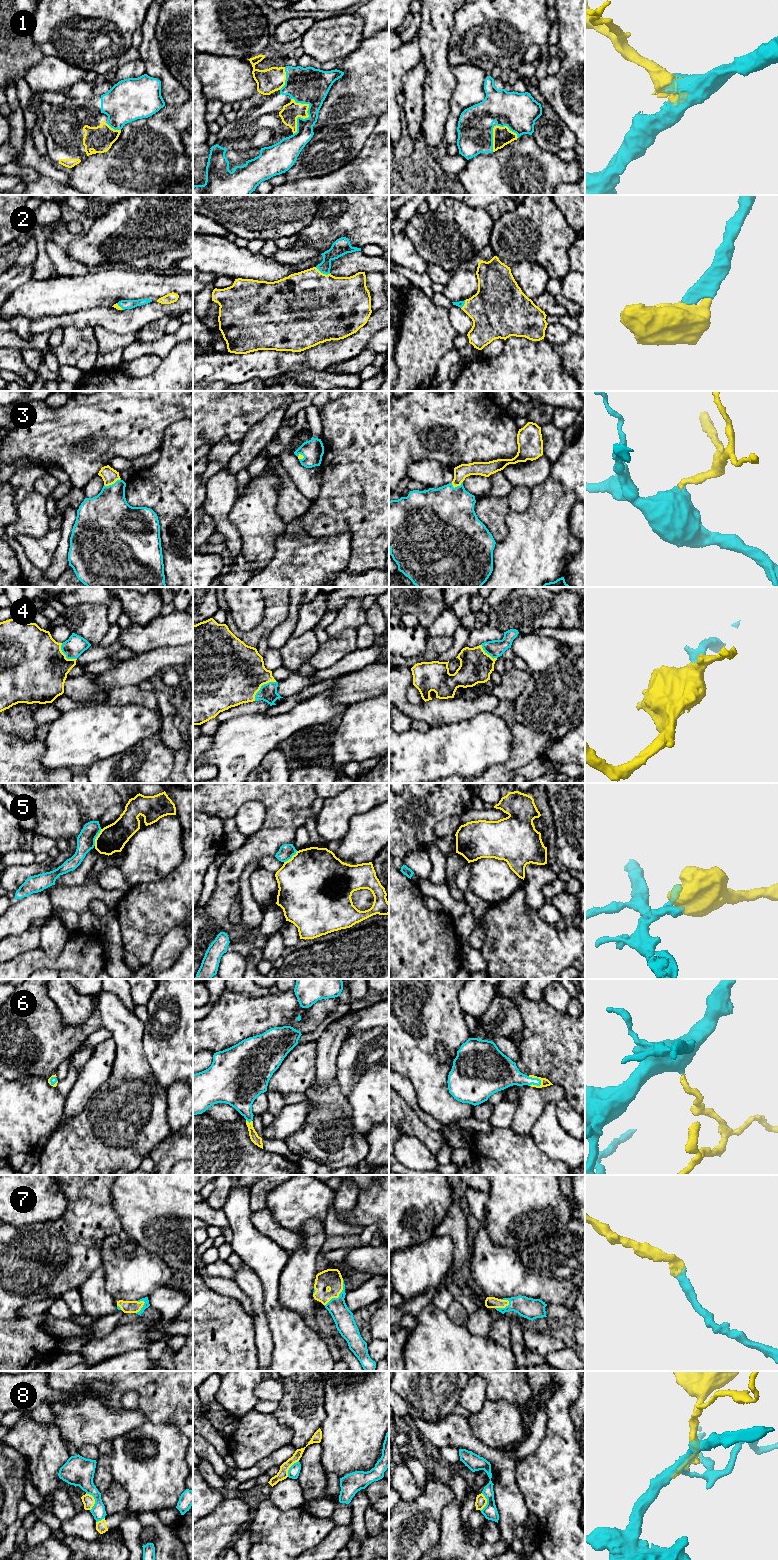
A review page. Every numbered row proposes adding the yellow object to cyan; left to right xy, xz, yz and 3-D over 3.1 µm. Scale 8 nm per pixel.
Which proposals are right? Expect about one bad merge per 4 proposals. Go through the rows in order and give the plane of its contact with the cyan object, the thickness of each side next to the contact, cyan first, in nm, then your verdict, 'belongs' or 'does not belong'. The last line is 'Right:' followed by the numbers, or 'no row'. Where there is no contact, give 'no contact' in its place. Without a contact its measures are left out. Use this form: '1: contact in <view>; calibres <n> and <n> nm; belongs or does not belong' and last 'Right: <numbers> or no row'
1: contact in xz; calibres 300 and 140 nm; belongs
2: contact in xz; calibres 140 and 500 nm; belongs
3: contact in xy; calibres 360 and 120 nm; belongs
4: contact in xz; calibres 140 and 480 nm; belongs
5: contact in xy; calibres 140 and 220 nm; does not belong
6: contact in yz; calibres 200 and 70 nm; belongs
7: contact in xz; calibres 160 and 160 nm; belongs
8: contact in xy; calibres 220 and 100 nm; does not belong
Right: 1, 2, 3, 4, 6, 7

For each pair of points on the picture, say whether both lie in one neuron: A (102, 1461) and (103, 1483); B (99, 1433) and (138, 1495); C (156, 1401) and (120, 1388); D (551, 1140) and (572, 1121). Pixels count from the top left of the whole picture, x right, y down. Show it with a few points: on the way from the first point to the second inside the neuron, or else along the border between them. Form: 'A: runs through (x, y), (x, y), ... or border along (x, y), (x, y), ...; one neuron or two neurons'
A: runs through (103, 1466), (103, 1478); one neuron
B: border along (131, 1429), (111, 1441); two neurons
C: runs through (147, 1392), (141, 1386), (129, 1386); one neuron
D: border along (555, 1107), (559, 1125), (574, 1138); two neurons

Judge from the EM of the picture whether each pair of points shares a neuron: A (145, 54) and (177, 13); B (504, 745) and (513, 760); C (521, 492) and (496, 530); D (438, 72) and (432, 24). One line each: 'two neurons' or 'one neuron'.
A: two neurons
B: two neurons
C: one neuron
D: one neuron

